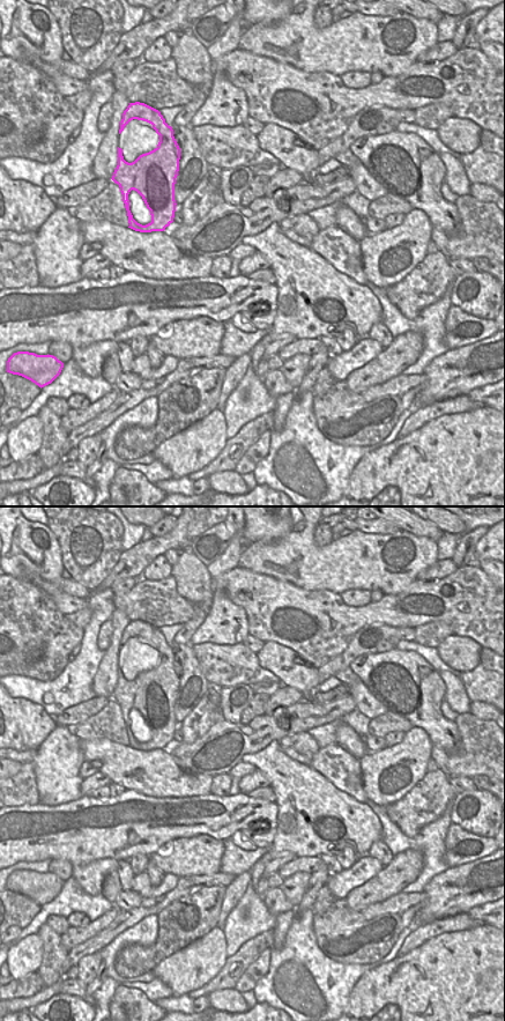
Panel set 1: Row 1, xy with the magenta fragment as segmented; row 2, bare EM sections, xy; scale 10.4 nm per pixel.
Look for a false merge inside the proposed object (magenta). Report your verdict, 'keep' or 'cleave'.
keep

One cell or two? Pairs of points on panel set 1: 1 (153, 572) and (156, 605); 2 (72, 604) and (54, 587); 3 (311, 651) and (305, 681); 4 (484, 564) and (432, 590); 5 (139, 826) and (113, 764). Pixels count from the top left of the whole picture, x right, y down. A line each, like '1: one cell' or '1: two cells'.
1: two cells
2: two cells
3: two cells
4: two cells
5: two cells

